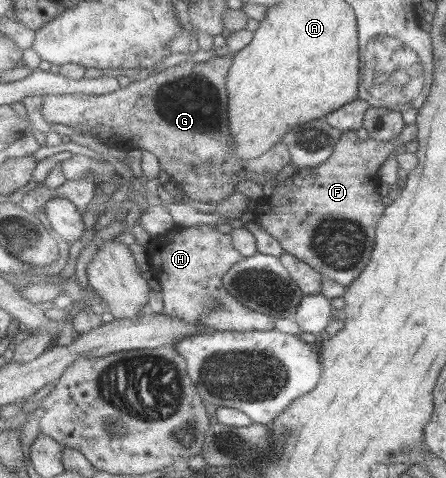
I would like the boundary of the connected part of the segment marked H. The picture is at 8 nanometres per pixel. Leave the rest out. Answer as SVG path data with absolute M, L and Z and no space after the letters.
M195 224L192 226L175 226L171 227L169 232L159 235L157 238L152 237L145 245L146 254L148 255L148 266L151 276L160 283L162 294L163 316L169 318L179 318L185 324L201 324L209 331L232 331L243 332L245 330L267 330L274 329L275 320L255 312L237 302L225 288L223 288L221 277L232 264L239 262L244 256L239 254L232 245L230 234L224 234L217 231L208 224Z

